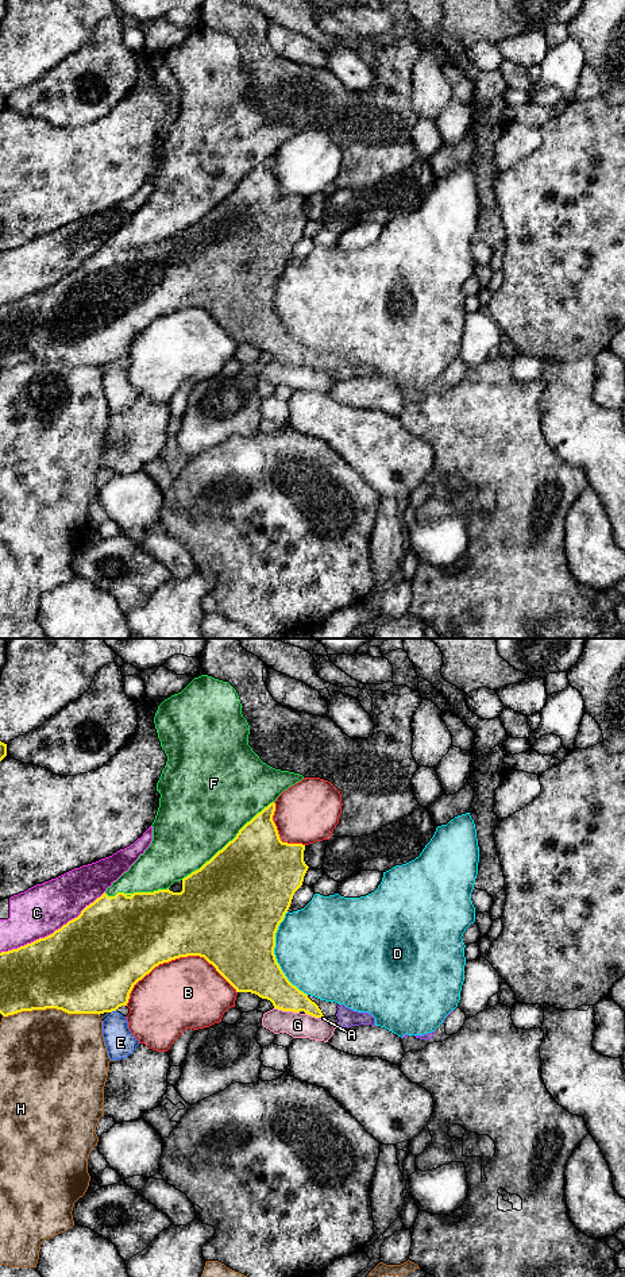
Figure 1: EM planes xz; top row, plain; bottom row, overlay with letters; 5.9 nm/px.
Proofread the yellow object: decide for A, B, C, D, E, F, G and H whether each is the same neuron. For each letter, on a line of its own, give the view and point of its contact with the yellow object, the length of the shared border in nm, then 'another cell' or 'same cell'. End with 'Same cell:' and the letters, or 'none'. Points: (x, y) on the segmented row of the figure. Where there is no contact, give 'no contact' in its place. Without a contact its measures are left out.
A: contact xz (320, 1017); length 40 nm; same cell
B: contact xz (177, 957); length 650 nm; another cell
C: contact xz (53, 933); length 750 nm; another cell
D: contact xz (274, 955); length 500 nm; another cell
E: contact xz (112, 1010); length 40 nm; another cell
F: contact xz (228, 843); length 700 nm; another cell
G: contact xz (286, 1010); length 160 nm; another cell
H: contact xz (50, 1007); length 600 nm; another cell
Same cell: A

